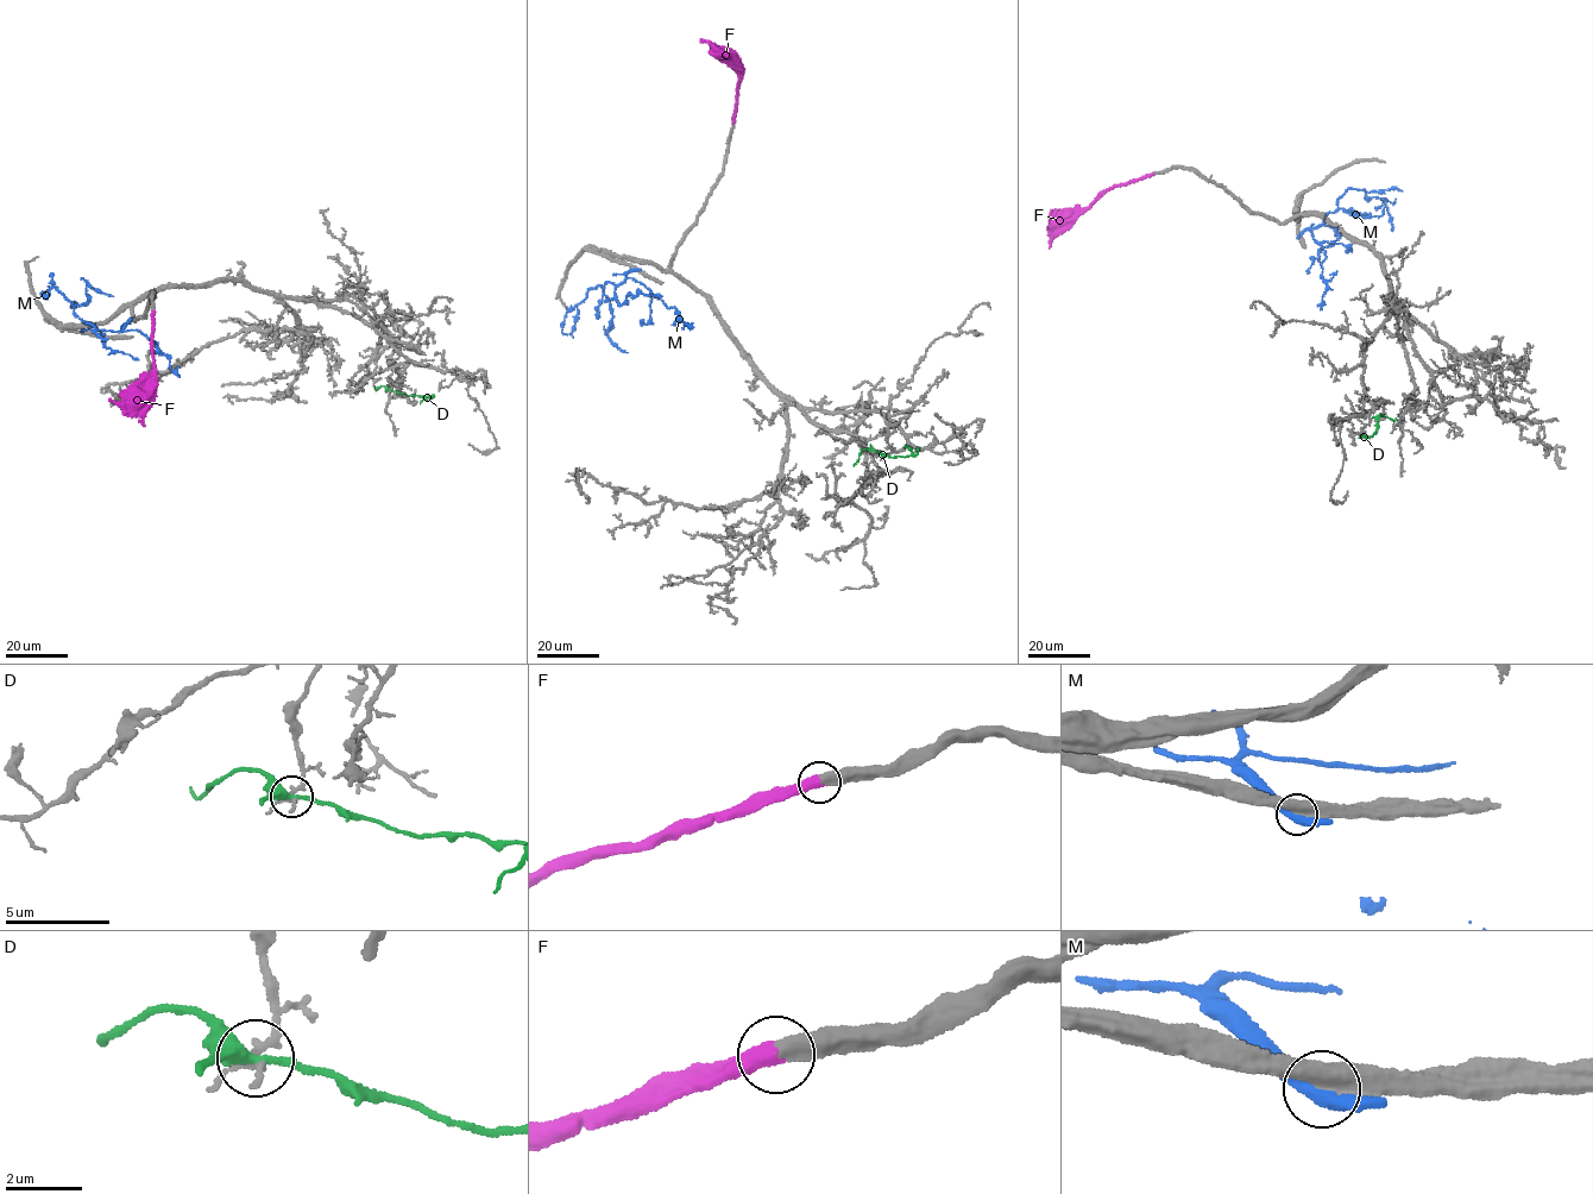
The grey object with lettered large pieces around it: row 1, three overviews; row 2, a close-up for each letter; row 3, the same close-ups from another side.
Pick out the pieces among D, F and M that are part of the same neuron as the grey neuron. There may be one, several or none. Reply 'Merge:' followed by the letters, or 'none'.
Merge: D, F

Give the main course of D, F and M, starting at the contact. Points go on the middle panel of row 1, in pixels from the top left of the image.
D: (873, 451), (889, 457), (908, 457), (912, 452), (904, 445)
F: (734, 123), (738, 75), (725, 58), (725, 51), (700, 39)
M: (635, 269), (619, 283), (606, 283), (604, 289), (612, 320), (605, 333), (627, 352)

